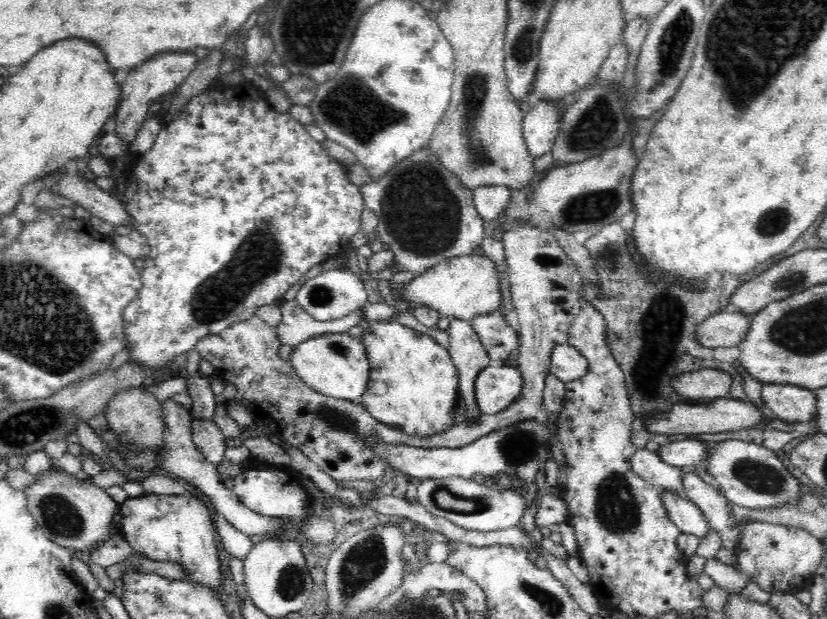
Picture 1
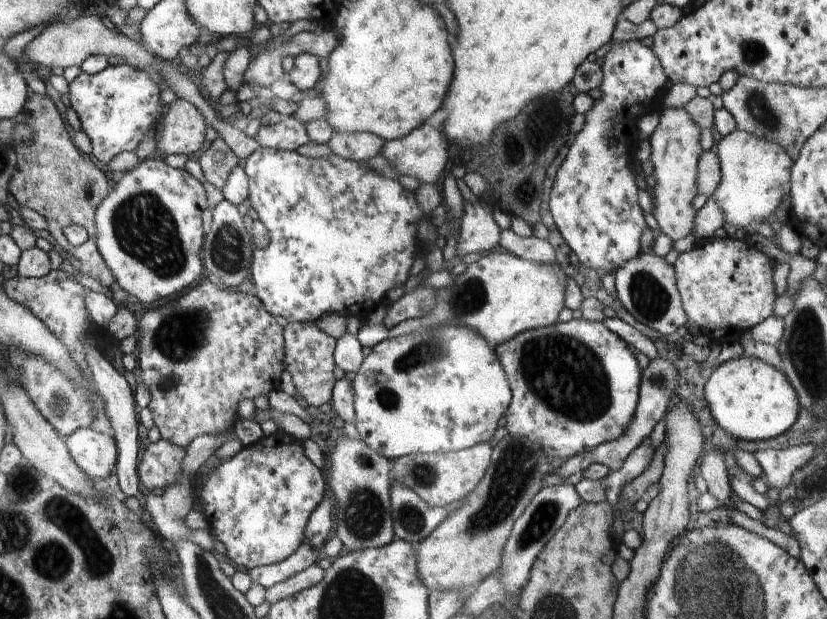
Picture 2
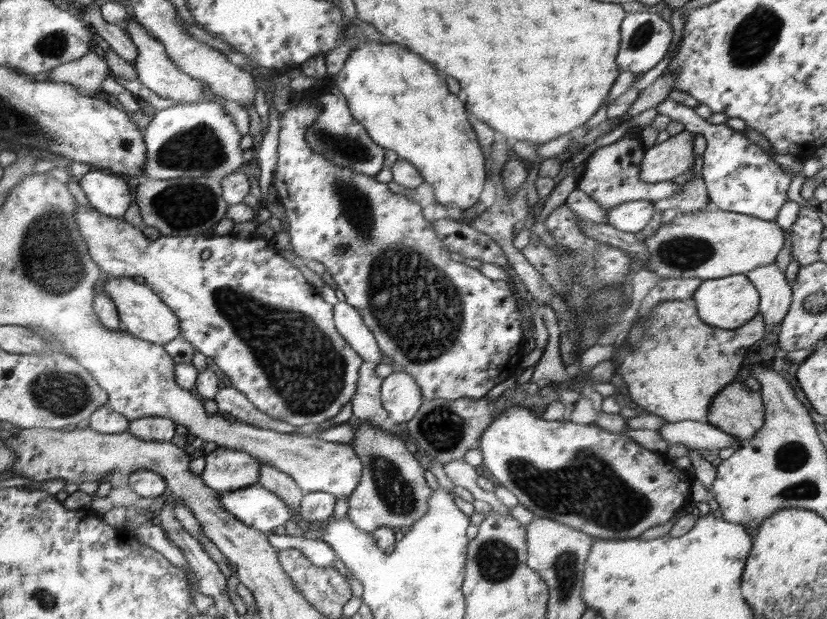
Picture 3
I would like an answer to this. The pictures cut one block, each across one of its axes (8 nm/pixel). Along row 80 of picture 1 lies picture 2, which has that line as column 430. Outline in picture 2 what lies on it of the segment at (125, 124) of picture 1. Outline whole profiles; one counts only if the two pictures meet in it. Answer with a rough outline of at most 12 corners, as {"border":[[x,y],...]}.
{"border":[[423,125],[385,141],[400,176],[436,185],[448,160],[443,133]]}

